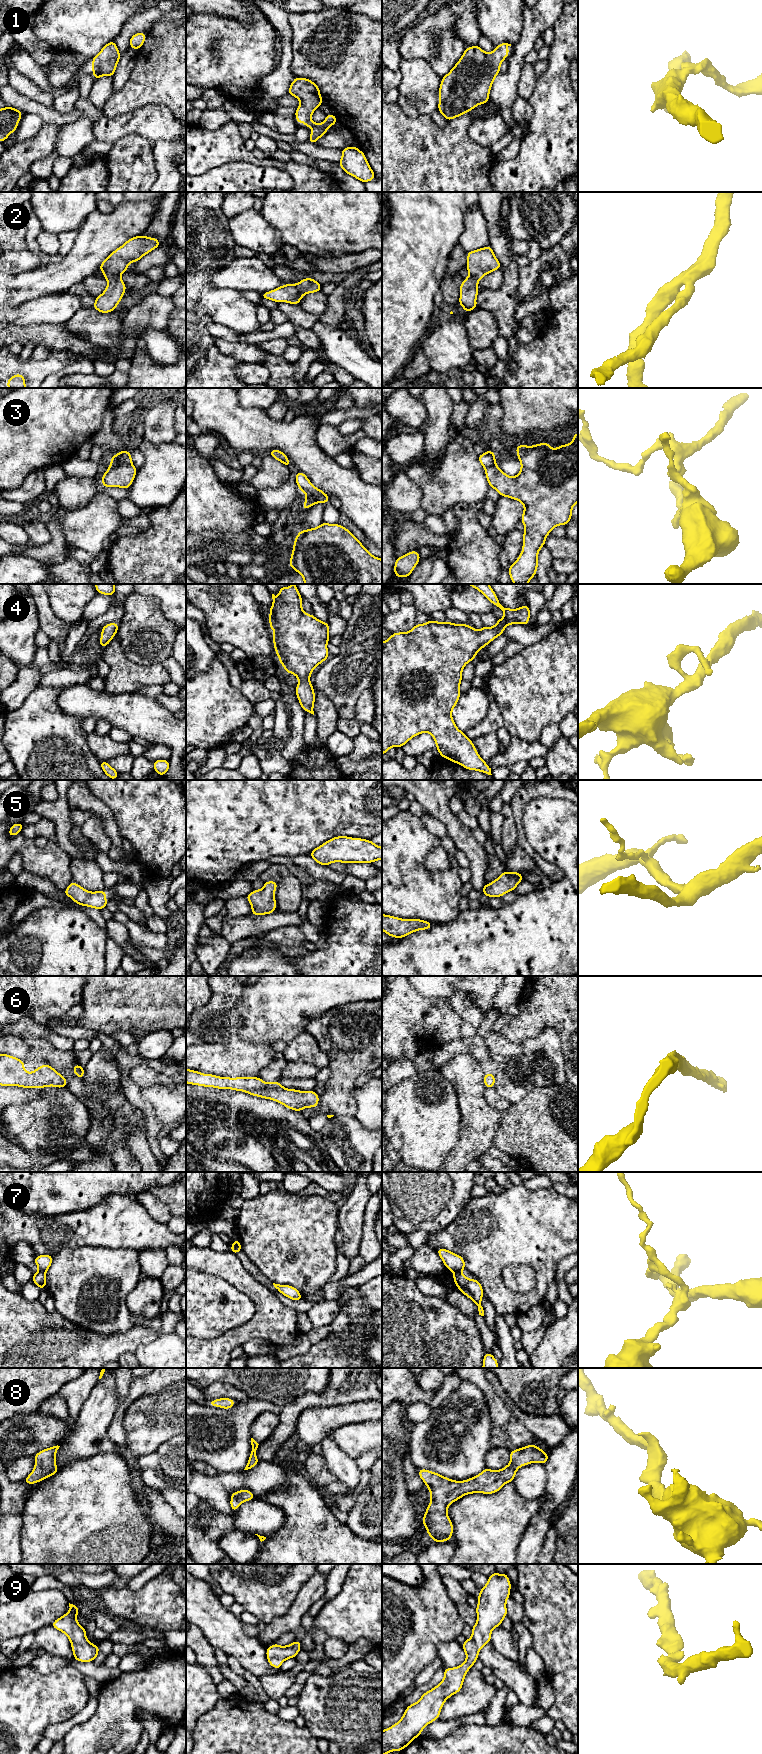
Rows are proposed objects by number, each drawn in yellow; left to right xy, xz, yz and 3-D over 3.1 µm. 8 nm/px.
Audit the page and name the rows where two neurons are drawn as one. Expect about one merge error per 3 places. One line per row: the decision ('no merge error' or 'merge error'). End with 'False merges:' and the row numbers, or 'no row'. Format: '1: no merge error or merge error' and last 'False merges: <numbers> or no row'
1: no merge error
2: no merge error
3: merge error
4: no merge error
5: no merge error
6: no merge error
7: merge error
8: no merge error
9: no merge error
False merges: 3, 7

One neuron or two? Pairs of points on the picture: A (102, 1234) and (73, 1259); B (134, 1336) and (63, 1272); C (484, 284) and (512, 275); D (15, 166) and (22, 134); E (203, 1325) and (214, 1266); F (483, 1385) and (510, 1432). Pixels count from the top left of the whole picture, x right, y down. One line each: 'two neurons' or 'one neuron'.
A: two neurons
B: two neurons
C: two neurons
D: two neurons
E: two neurons
F: one neuron

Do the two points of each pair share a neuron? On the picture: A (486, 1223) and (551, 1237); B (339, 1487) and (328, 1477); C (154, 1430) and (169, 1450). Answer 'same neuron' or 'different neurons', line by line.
A: same neuron
B: different neurons
C: different neurons

